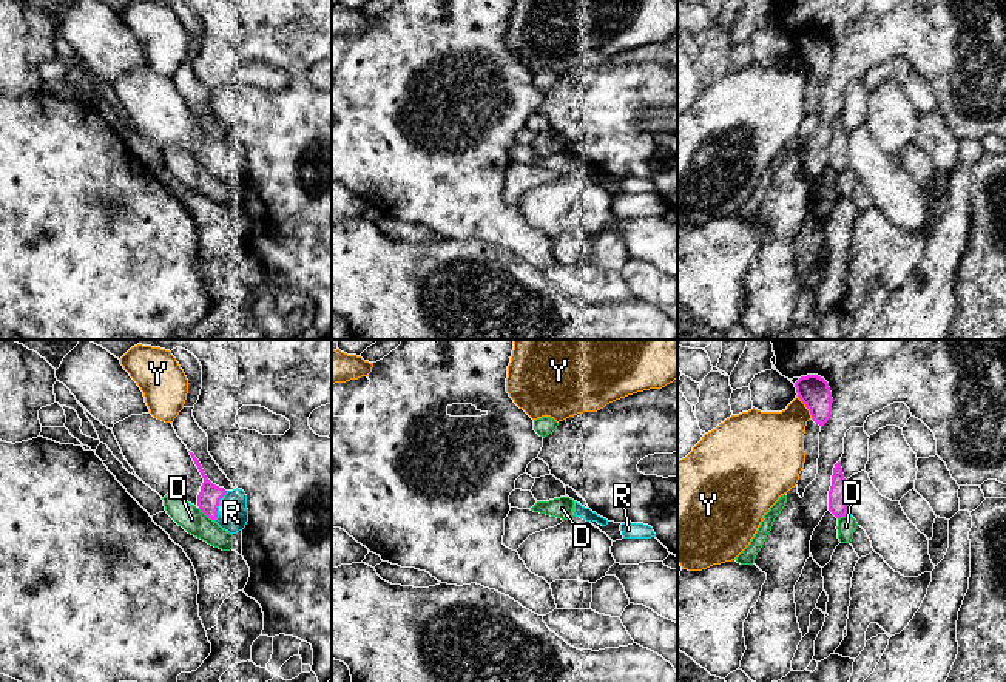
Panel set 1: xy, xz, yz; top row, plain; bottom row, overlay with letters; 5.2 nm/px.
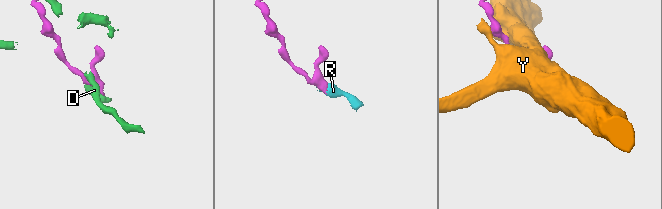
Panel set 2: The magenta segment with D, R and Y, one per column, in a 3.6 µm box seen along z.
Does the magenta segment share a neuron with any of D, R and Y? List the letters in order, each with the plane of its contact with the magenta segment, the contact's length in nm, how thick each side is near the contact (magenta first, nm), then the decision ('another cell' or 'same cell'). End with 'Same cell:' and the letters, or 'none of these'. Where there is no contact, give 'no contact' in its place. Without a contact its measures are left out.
D: contact in xy; length 110 nm; calibres 120 and 140 nm; another cell
R: contact in xy; length 170 nm; calibres 120 and 160 nm; same cell
Y: contact in yz; length 150 nm; calibres 160 and 320 nm; another cell
Same cell: R

